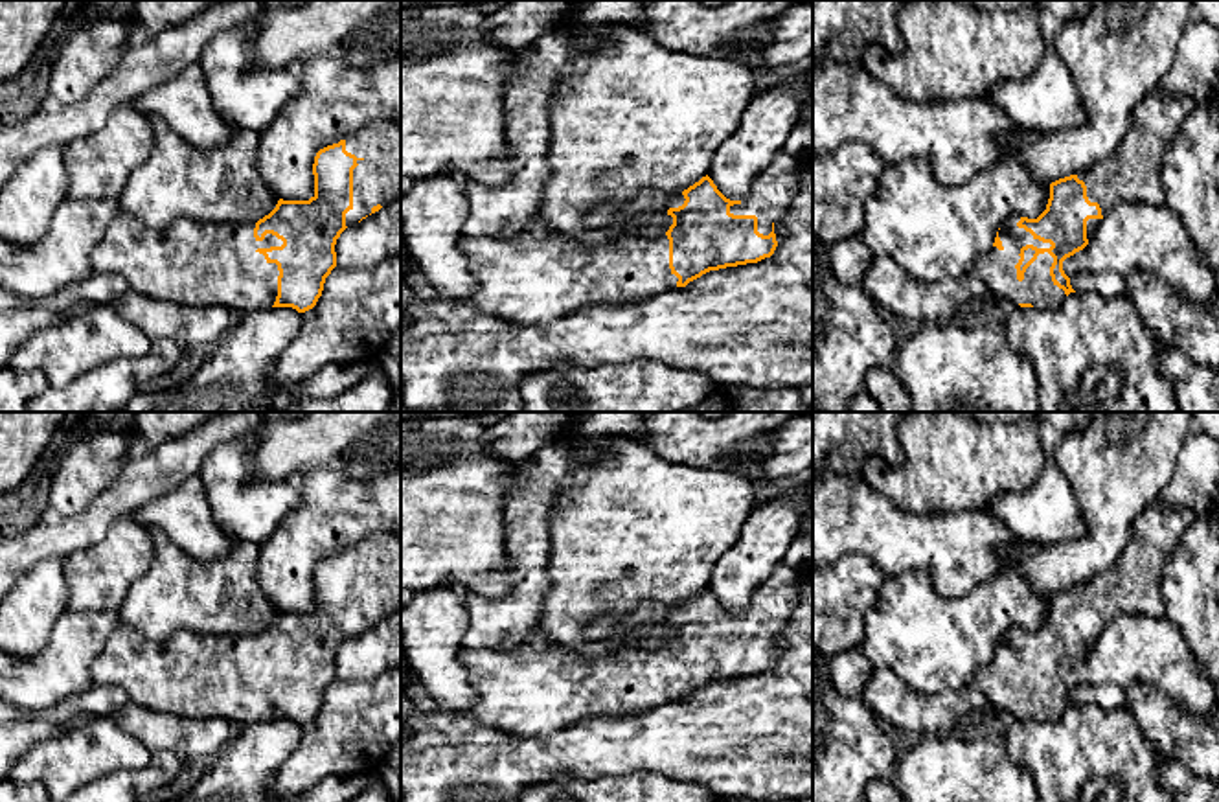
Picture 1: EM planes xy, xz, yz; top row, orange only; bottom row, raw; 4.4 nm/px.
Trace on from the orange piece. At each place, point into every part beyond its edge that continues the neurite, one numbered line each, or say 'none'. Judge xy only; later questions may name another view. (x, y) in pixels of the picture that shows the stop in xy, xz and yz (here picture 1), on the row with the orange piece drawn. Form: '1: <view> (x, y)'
1: xy (201, 263)

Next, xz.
1: xz (771, 192)

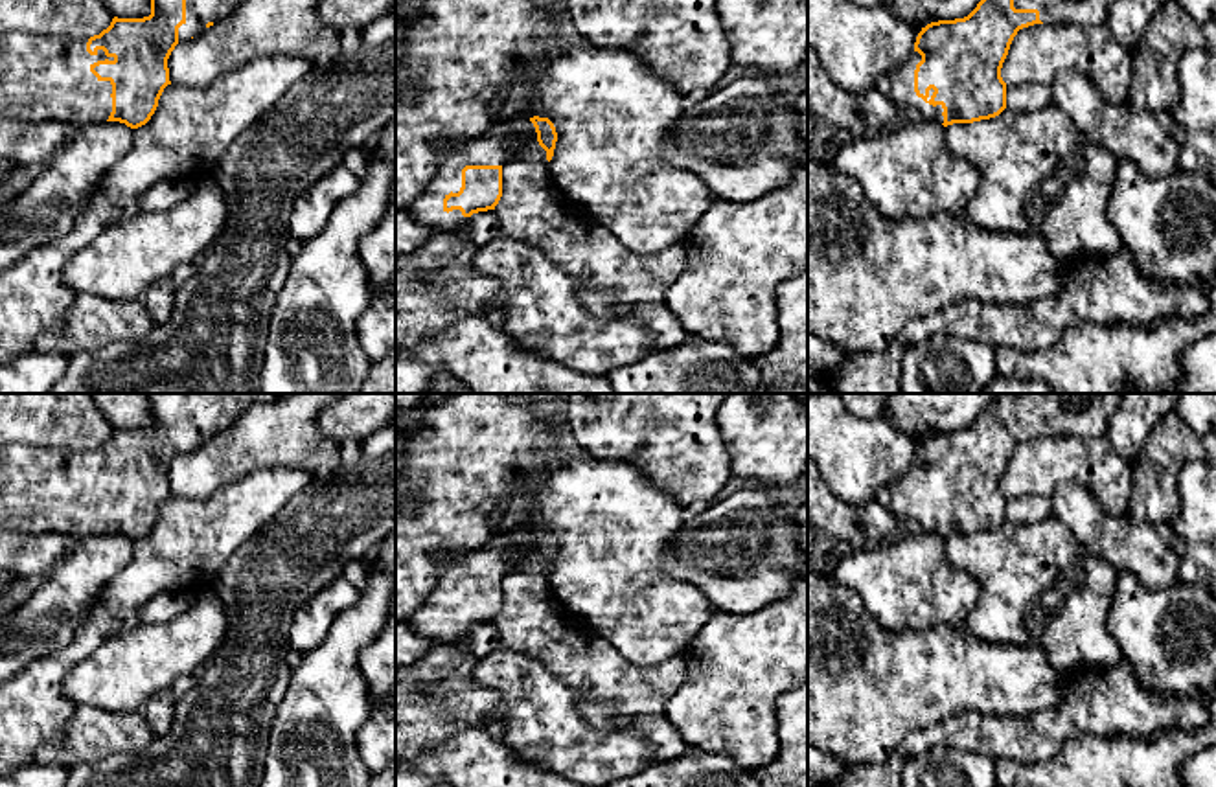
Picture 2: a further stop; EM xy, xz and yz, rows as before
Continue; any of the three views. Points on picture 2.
1: xy (41, 78)

